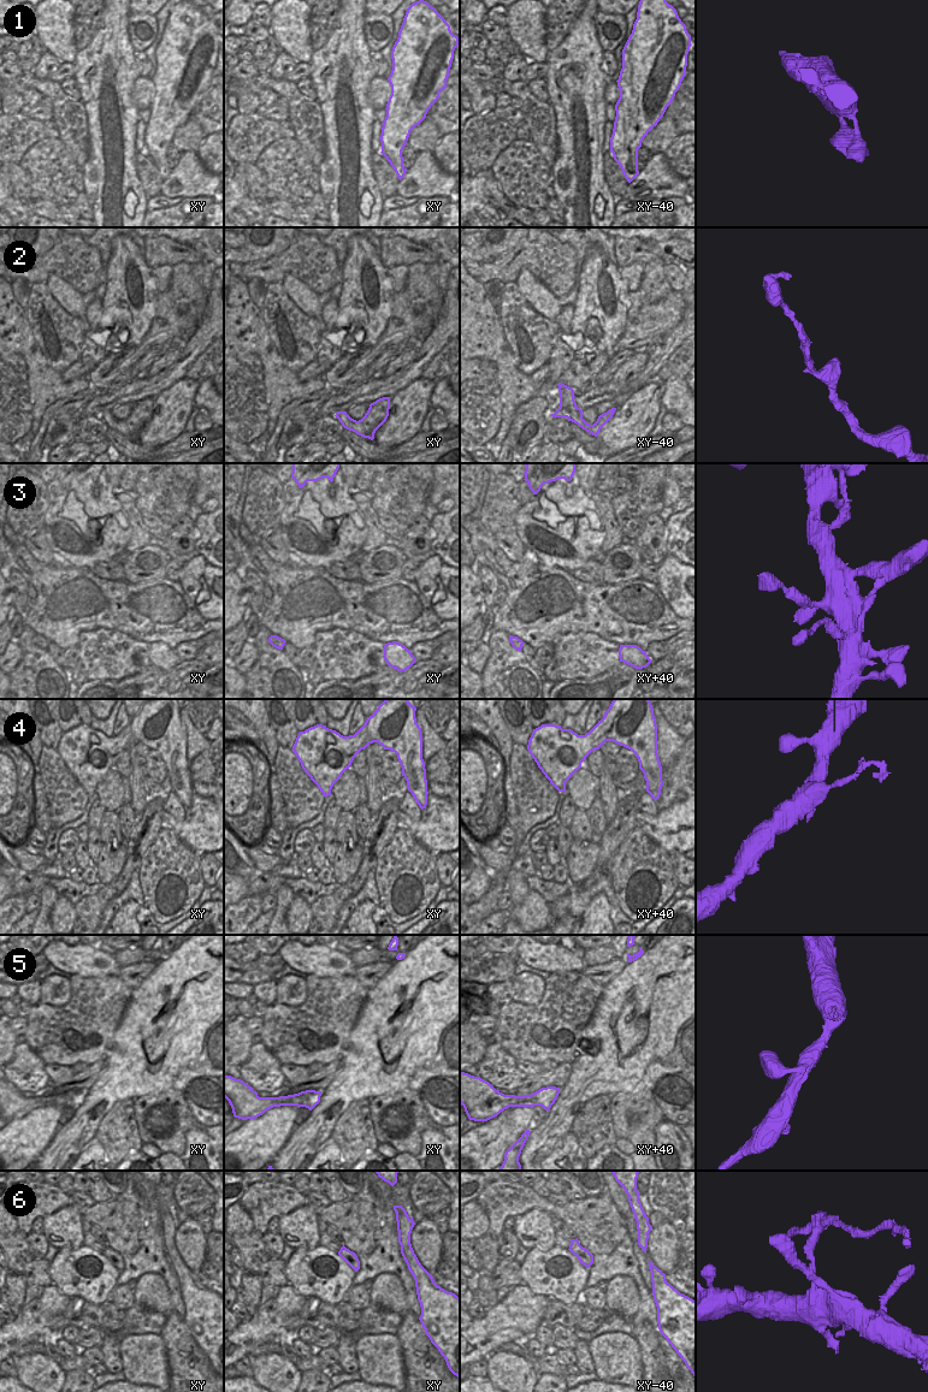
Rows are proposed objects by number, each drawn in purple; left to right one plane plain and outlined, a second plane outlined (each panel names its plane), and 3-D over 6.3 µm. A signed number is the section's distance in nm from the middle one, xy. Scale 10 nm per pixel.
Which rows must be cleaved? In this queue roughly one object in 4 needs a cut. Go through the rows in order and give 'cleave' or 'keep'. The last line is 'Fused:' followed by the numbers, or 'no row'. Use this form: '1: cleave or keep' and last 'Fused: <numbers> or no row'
1: keep
2: keep
3: keep
4: keep
5: keep
6: cleave
Fused: 6

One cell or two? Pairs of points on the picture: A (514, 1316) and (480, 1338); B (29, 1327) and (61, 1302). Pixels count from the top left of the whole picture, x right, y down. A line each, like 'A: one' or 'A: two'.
A: one
B: one

